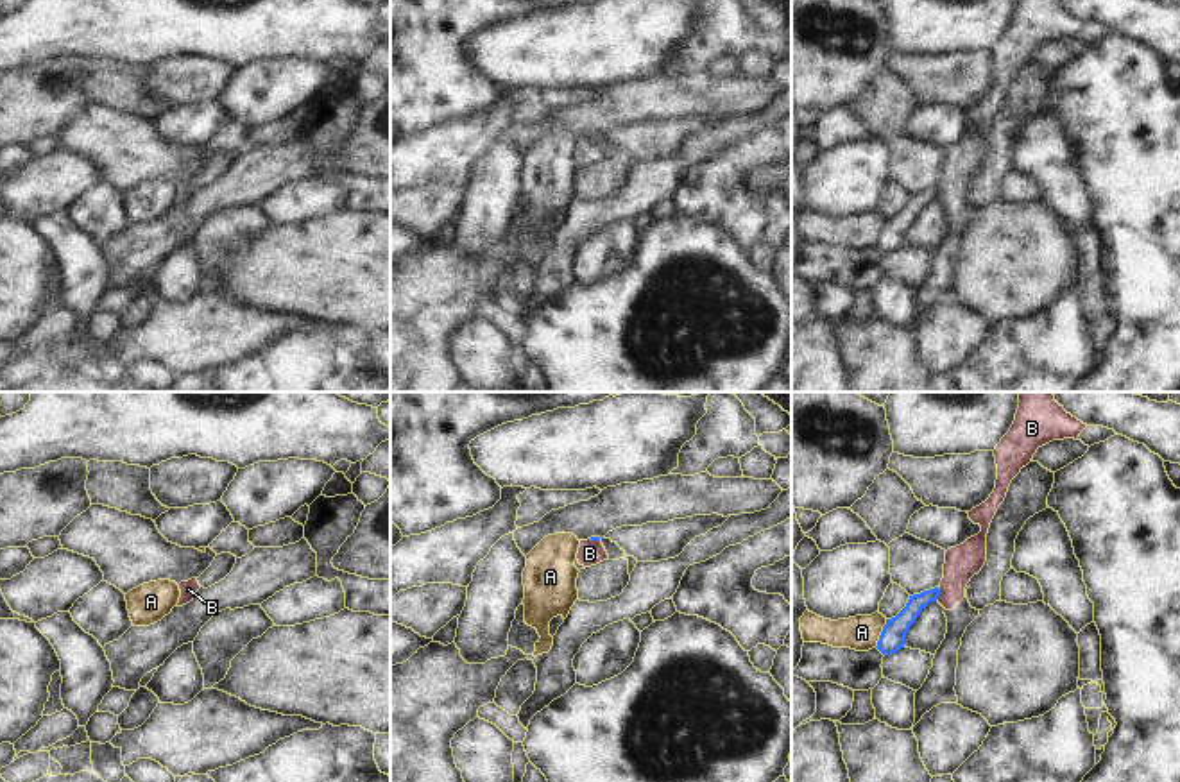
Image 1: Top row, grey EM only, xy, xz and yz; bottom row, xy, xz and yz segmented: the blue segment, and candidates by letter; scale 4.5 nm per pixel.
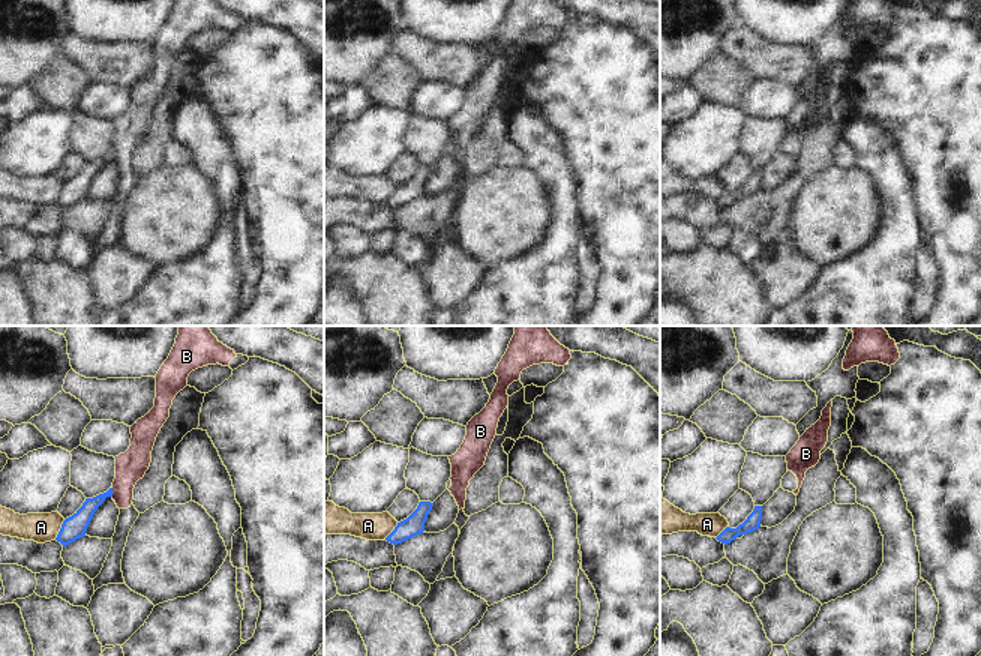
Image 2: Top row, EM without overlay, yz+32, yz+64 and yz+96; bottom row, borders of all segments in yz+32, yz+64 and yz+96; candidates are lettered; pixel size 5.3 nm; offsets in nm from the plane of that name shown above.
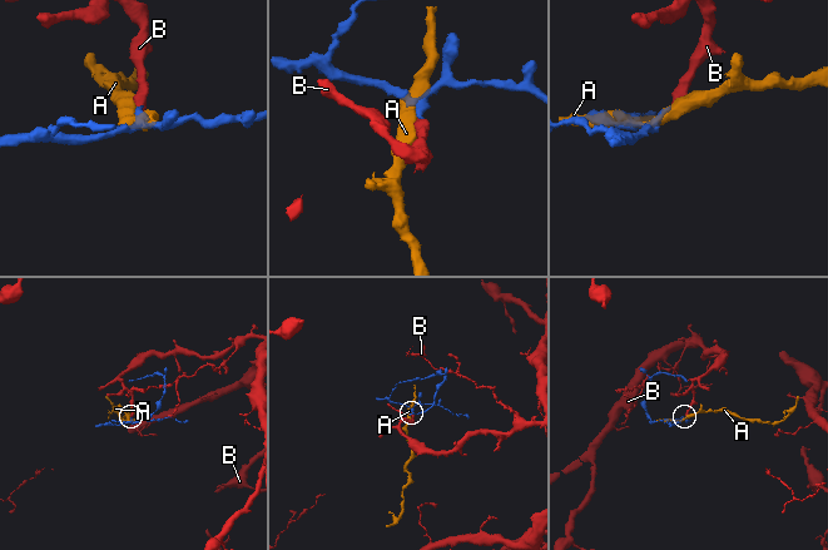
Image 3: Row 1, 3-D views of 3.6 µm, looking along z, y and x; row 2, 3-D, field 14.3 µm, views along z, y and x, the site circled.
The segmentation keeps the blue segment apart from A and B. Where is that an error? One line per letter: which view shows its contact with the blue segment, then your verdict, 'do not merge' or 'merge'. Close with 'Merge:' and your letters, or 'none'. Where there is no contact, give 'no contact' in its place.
A: yz | do not merge
B: yz | do not merge
Merge: none

